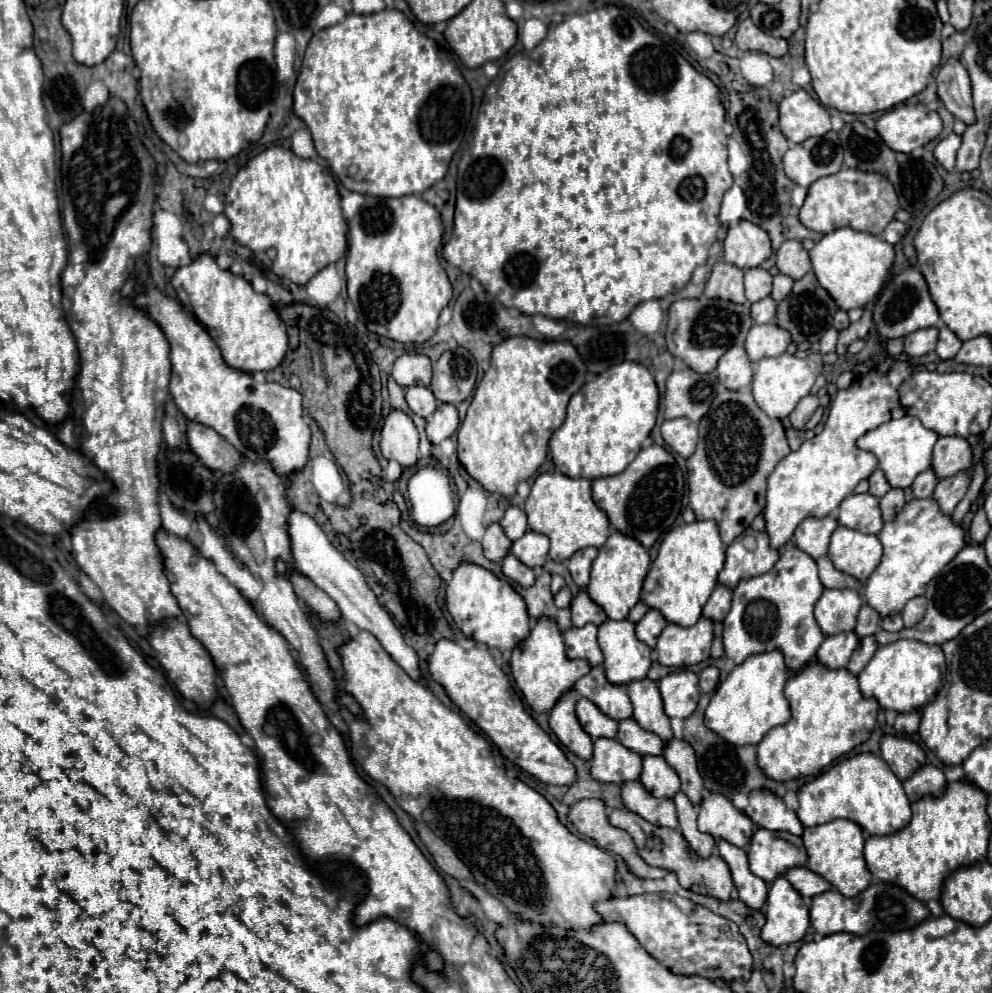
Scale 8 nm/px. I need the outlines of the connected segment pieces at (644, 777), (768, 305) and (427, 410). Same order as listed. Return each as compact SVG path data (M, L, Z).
M662 755L644 757L640 783L648 793L652 793L658 799L672 799L674 793L680 791L680 779Z
M766 297L758 303L752 305L750 315L754 317L756 325L764 325L764 323L772 323L776 317L776 301L772 297Z
M422 385L408 387L406 389L406 401L408 401L408 407L420 417L428 417L436 409L436 399L434 399L432 391L428 387L422 387Z

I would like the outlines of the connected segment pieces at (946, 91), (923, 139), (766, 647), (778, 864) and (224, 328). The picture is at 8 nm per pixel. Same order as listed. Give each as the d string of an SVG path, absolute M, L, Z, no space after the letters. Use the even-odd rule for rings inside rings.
M950 59L936 77L938 97L946 109L966 125L974 125L976 113L972 107L972 87L964 65L958 59Z
M920 103L898 105L876 121L876 131L890 149L910 153L940 135L942 119Z
M792 541L778 551L780 559L768 573L740 581L732 591L732 607L724 619L724 653L740 665L754 653L766 653L778 647L784 655L786 667L798 671L816 657L824 639L814 619L814 603L822 595L824 585L818 579L816 561L806 561L806 553L802 553Z
M758 829L752 835L748 849L750 871L766 883L776 881L794 867L804 867L808 861L806 849L800 837L790 833L772 833L768 829Z
M200 255L190 265L176 271L172 285L178 299L190 305L190 311L206 327L214 343L220 347L224 361L232 369L252 375L258 371L272 371L280 365L288 349L286 325L282 327L282 319L274 311L270 297L258 295L244 277L222 271L214 257Z

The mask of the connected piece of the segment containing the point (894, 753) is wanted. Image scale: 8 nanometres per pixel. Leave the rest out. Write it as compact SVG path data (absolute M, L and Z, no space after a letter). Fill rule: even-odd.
M886 735L880 743L880 755L888 763L888 767L894 771L894 775L900 781L906 781L906 777L912 777L924 763L926 755L924 751L910 739Z

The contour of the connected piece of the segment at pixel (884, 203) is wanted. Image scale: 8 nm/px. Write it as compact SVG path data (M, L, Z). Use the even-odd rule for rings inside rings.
M840 169L838 173L822 177L810 185L808 197L800 209L800 223L818 233L832 233L840 227L850 227L870 235L880 235L898 209L898 195L886 177L858 169Z

